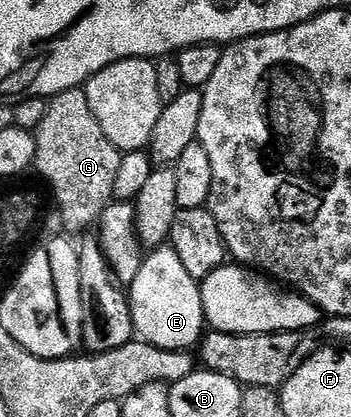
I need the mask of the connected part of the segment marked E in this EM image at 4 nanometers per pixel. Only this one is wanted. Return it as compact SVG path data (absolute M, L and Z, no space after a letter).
M170 245L153 248L143 258L142 267L128 293L132 322L139 340L160 350L186 351L193 348L192 345L197 346L206 329L199 286L197 278L186 271L178 253Z

